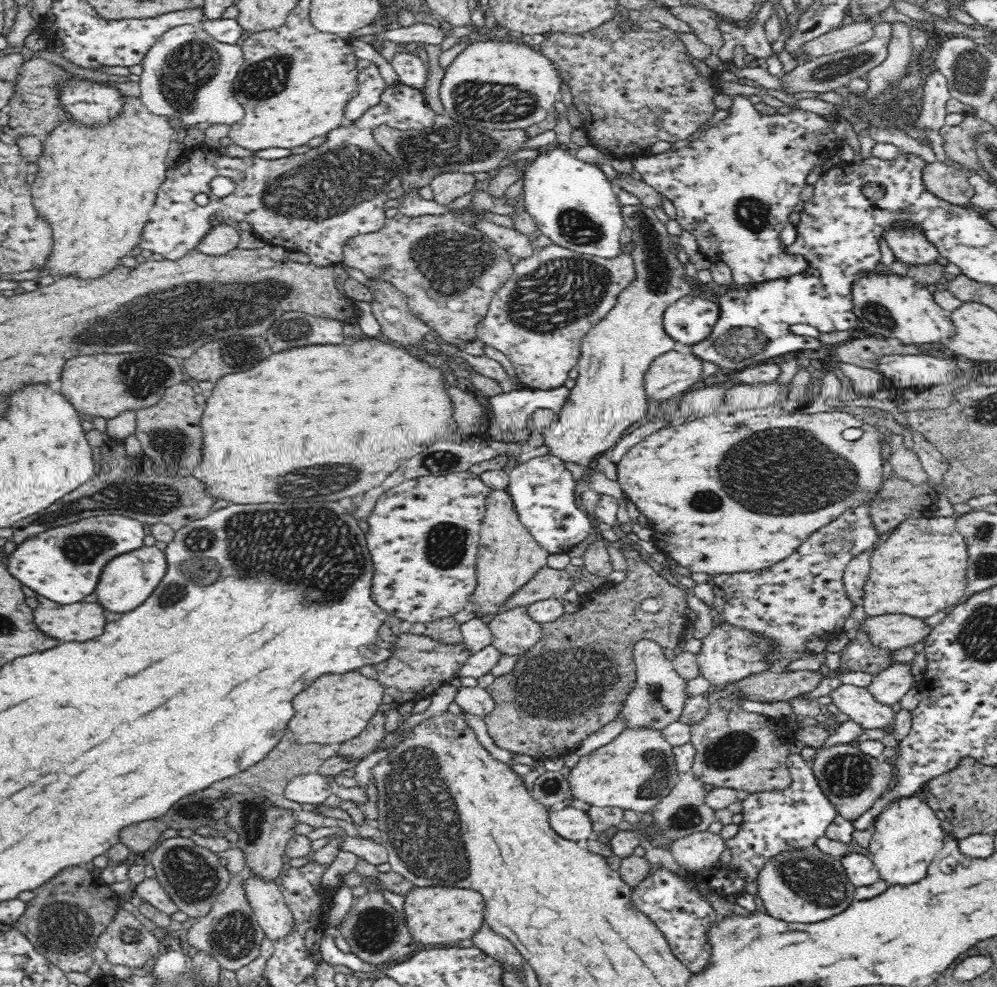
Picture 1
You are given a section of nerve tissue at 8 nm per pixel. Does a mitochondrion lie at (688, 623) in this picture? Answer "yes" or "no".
no

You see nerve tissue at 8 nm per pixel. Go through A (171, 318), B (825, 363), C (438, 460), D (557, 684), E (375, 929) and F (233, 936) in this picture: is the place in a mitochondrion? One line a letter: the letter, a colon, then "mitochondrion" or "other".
A: mitochondrion
B: other
C: mitochondrion
D: mitochondrion
E: mitochondrion
F: mitochondrion

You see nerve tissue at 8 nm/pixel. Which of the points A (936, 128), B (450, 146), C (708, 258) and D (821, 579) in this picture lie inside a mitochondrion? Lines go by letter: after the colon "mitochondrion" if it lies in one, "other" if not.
A: other
B: mitochondrion
C: other
D: other

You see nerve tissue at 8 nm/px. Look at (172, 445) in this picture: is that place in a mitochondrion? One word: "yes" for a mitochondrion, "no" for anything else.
yes

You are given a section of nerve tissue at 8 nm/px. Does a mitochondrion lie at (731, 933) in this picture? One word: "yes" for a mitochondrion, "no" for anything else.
yes

